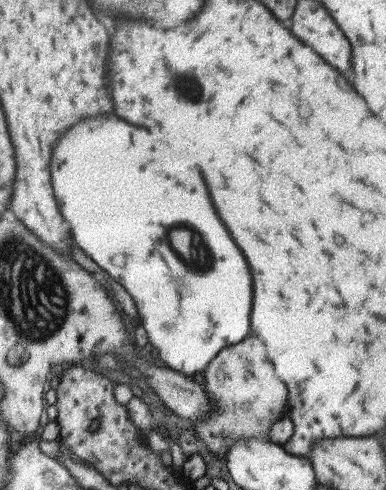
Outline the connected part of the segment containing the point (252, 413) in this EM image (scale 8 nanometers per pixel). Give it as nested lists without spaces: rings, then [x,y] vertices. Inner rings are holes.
[[[250,336],[243,338],[242,341],[233,345],[225,346],[209,363],[202,375],[206,379],[206,383],[202,385],[209,394],[209,399],[213,402],[213,410],[195,420],[196,433],[205,442],[205,448],[216,454],[218,458],[224,458],[229,446],[240,440],[256,440],[270,441],[269,430],[274,422],[288,416],[287,386],[274,374],[274,366],[268,360],[268,354],[264,350],[264,344],[260,342],[260,338]]]

